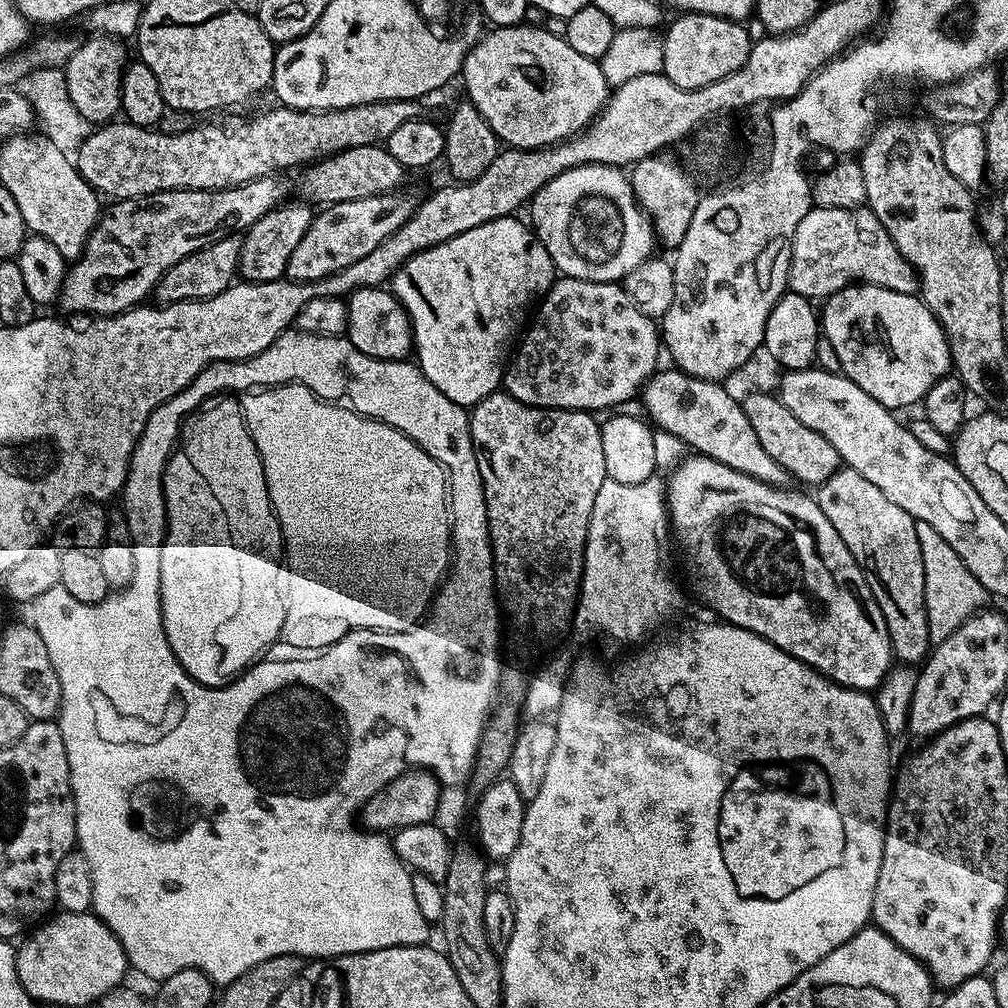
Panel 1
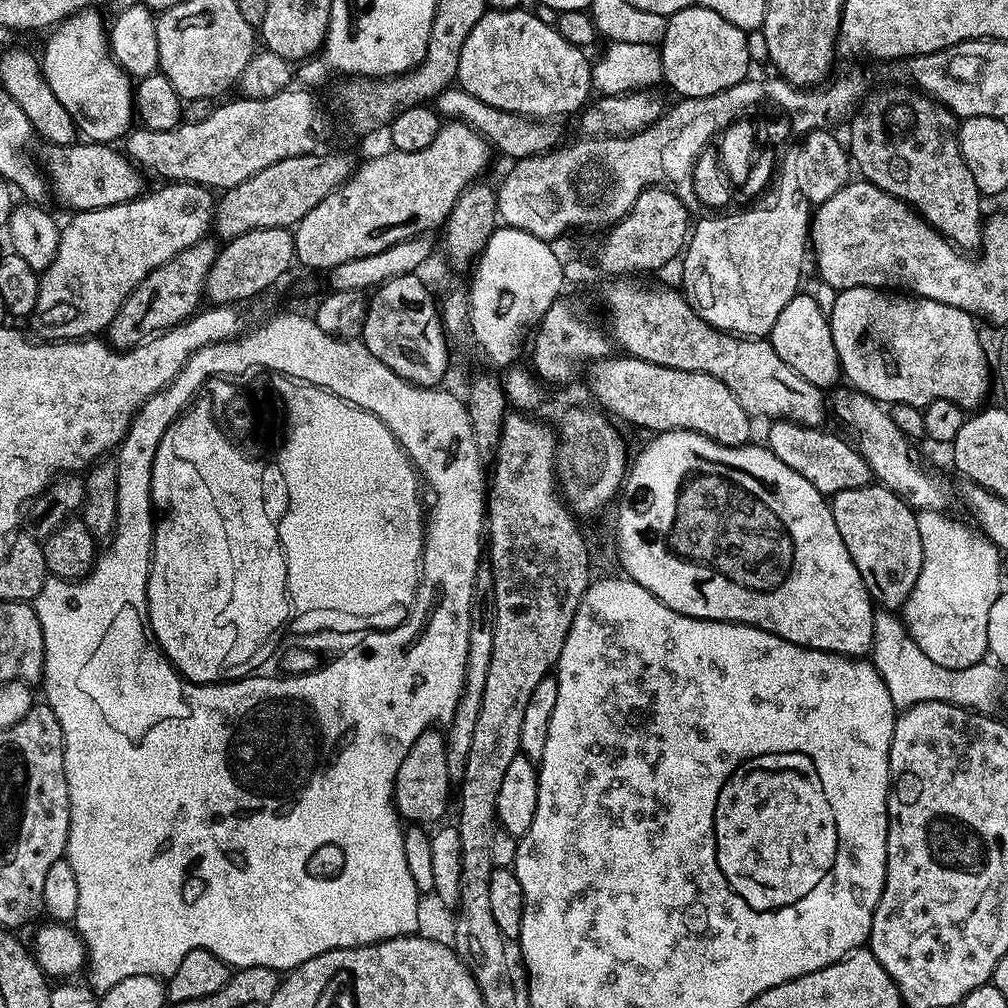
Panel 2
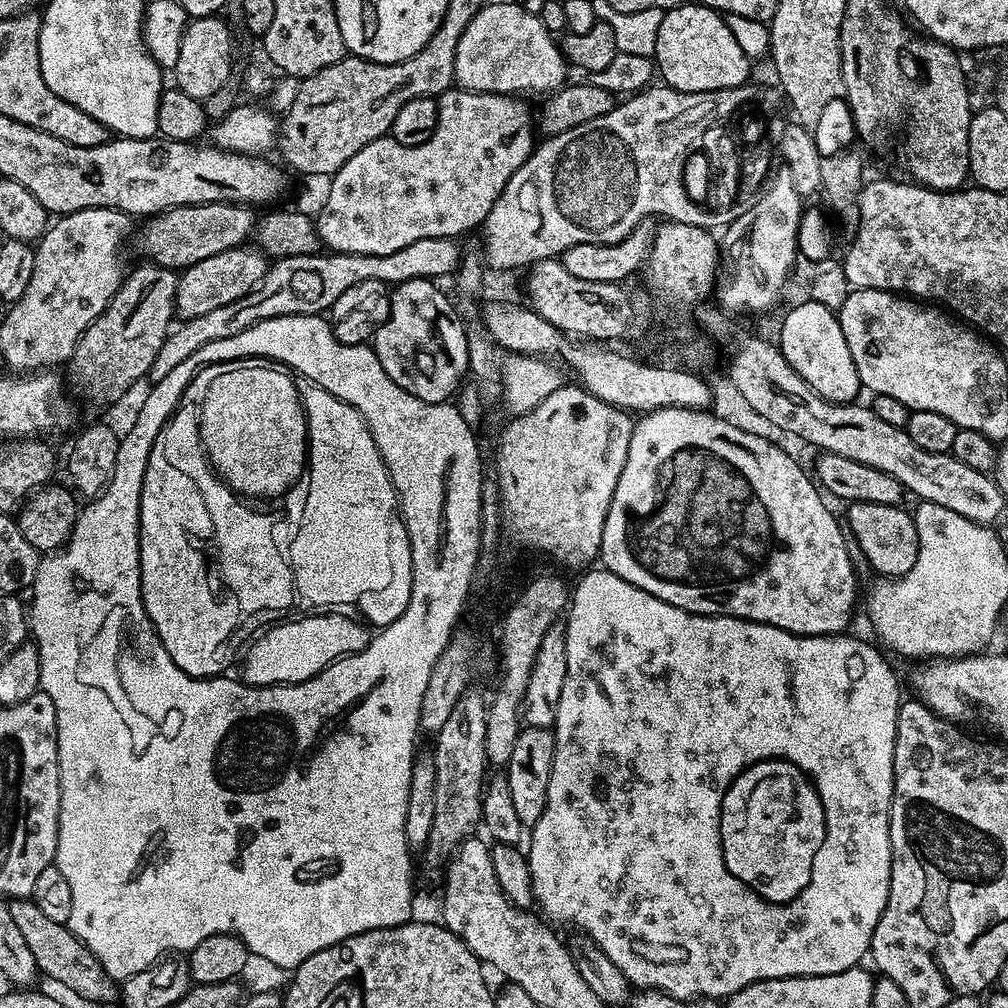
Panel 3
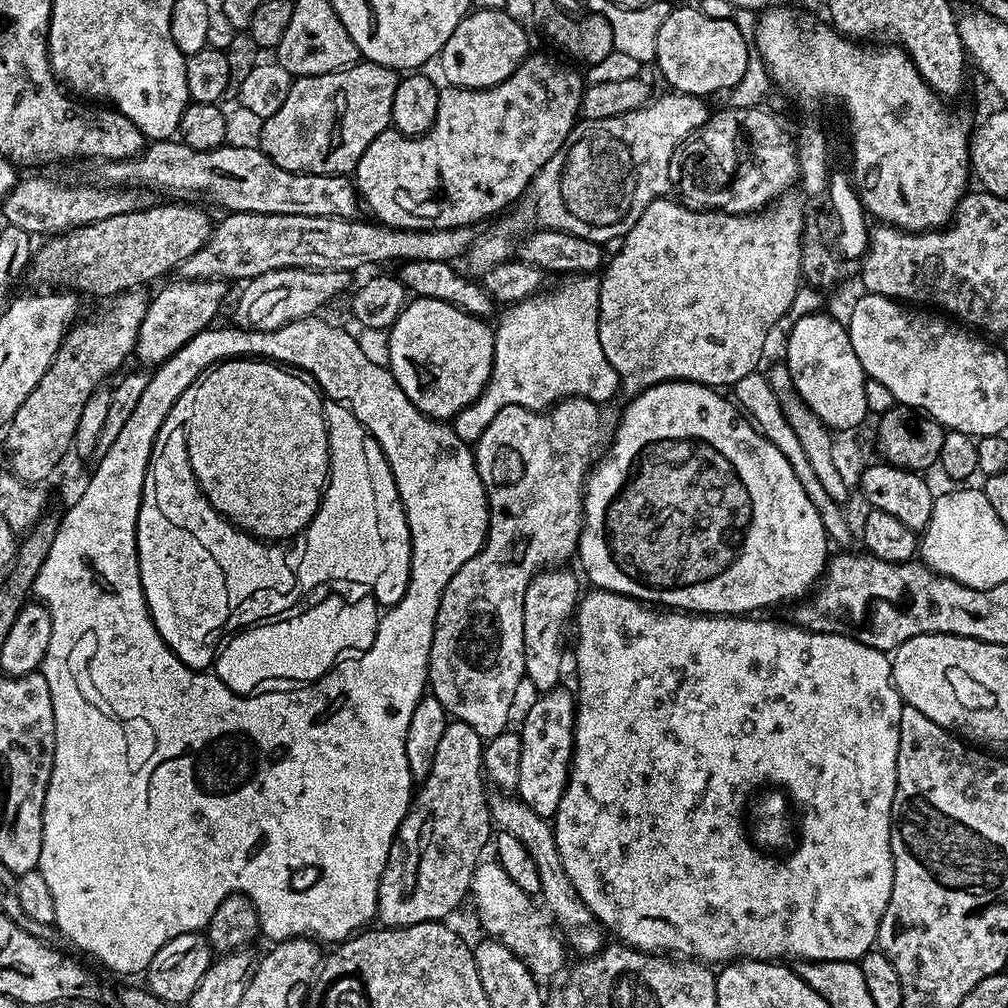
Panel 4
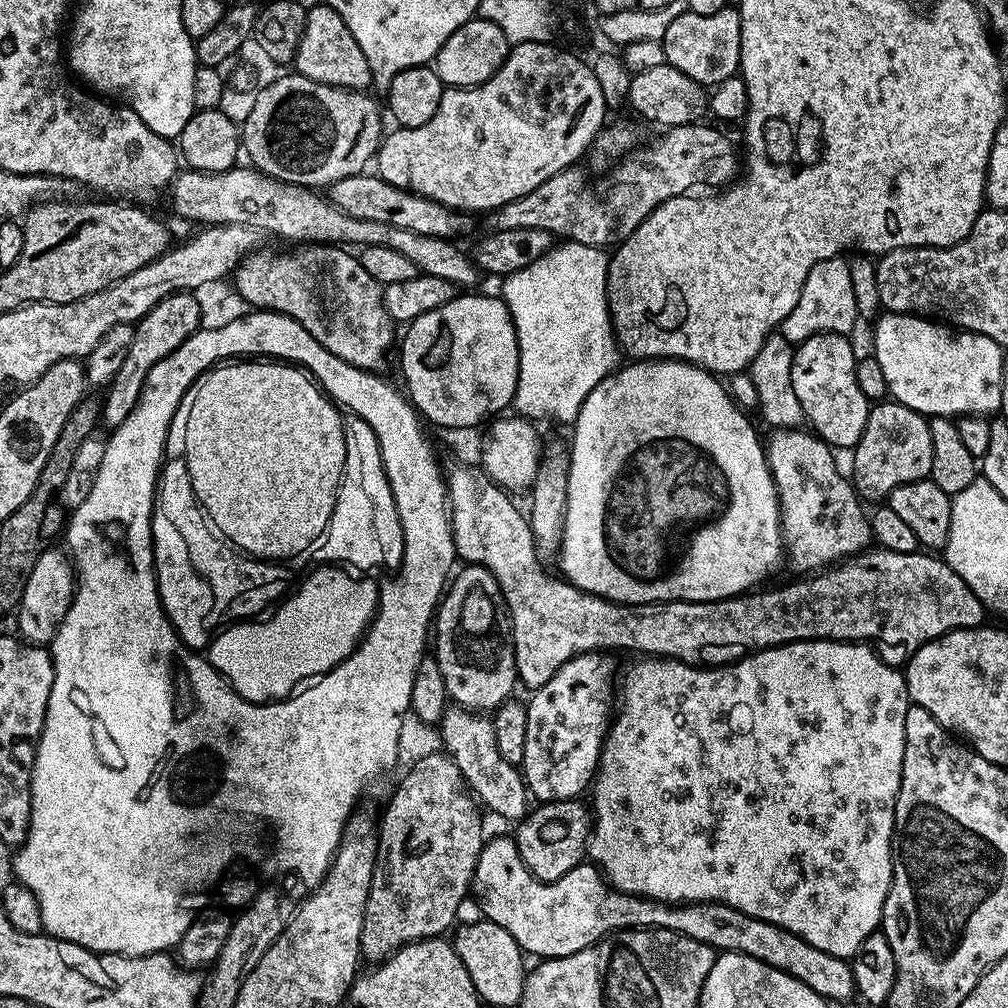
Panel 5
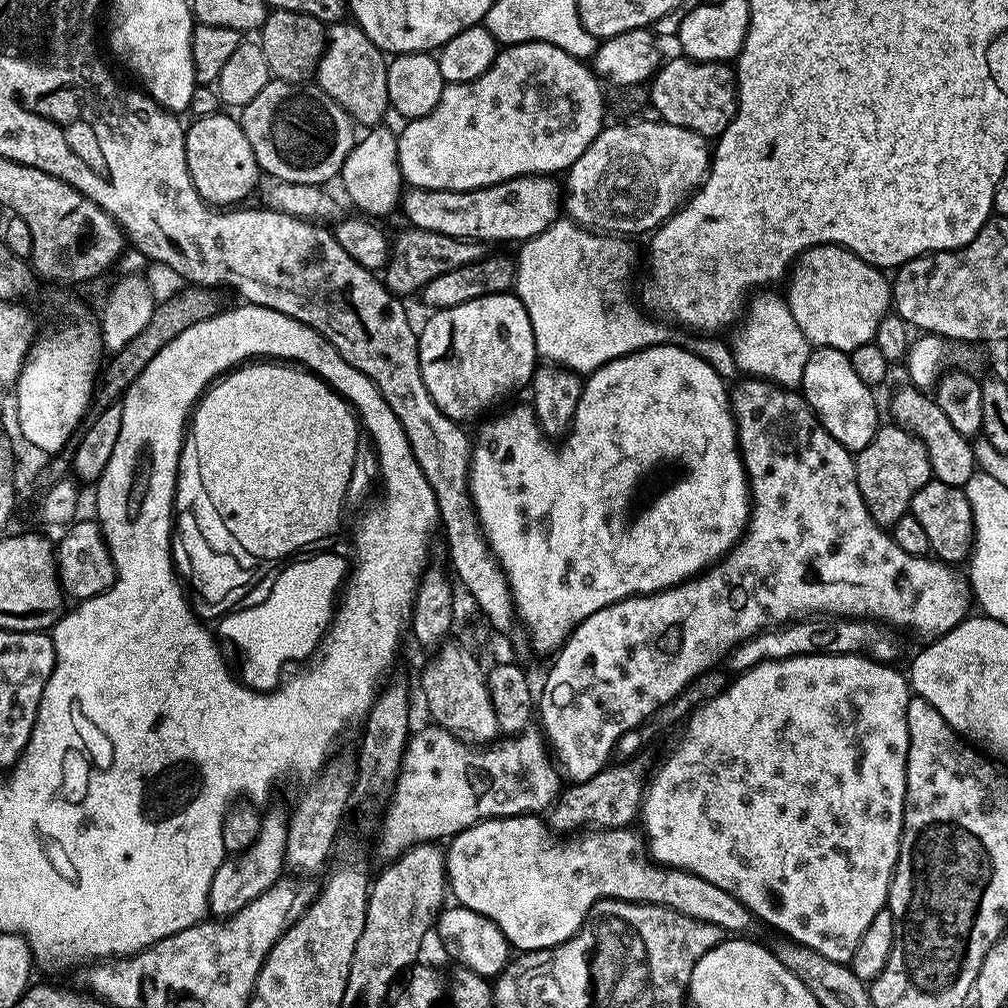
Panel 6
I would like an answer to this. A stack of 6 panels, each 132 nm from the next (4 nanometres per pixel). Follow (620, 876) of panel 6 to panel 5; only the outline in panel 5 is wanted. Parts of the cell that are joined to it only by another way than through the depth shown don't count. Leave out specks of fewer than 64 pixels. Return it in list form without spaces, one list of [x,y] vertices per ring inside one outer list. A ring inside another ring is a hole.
[[[511,835],[496,836],[485,843],[480,851],[480,857],[476,863],[476,873],[472,875],[471,891],[476,892],[476,900],[480,903],[483,919],[493,920],[502,930],[510,930],[514,942],[529,957],[555,958],[569,956],[583,948],[589,948],[591,944],[597,944],[603,936],[607,936],[617,930],[625,928],[665,928],[674,930],[686,938],[694,938],[703,944],[709,944],[720,952],[737,952],[746,954],[750,958],[758,958],[758,962],[766,962],[766,966],[774,966],[810,986],[829,1002],[835,1000],[848,1000],[856,996],[854,986],[854,974],[851,963],[843,956],[826,954],[826,950],[818,950],[818,946],[810,946],[798,934],[790,934],[790,930],[774,926],[765,920],[754,918],[750,914],[742,914],[742,910],[734,910],[725,904],[661,904],[658,900],[647,900],[645,896],[630,896],[623,892],[613,890],[608,881],[604,879],[604,873],[591,862],[581,862],[570,874],[562,874],[554,882],[547,884],[534,874],[522,862],[518,854],[518,846]]]

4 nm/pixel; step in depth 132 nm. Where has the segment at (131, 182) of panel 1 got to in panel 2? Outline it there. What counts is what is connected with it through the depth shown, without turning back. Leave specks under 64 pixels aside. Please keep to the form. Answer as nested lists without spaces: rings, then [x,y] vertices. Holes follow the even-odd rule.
[[[289,86],[273,97],[261,100],[237,98],[229,104],[216,106],[210,118],[197,124],[181,122],[174,130],[150,130],[140,126],[128,133],[122,148],[141,173],[153,172],[164,182],[187,182],[202,184],[209,190],[227,190],[238,186],[238,182],[246,182],[246,178],[258,174],[258,170],[266,170],[266,166],[282,162],[282,158],[317,151],[316,136],[324,132],[324,112],[308,92],[311,91],[304,86]],[[459,86],[447,88],[441,96],[436,97],[434,107],[445,121],[470,126],[483,140],[487,140],[499,155],[501,152],[502,155],[509,156],[509,161],[512,162],[531,156],[543,156],[544,153],[561,147],[565,139],[564,128],[560,125],[563,123],[534,120],[506,110],[498,110],[498,106],[486,106],[482,98],[474,98],[474,94]]]

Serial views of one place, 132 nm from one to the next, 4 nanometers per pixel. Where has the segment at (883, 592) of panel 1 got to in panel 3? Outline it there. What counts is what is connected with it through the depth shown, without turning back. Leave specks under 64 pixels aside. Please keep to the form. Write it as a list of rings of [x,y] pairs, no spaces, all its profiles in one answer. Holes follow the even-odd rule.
[[[878,502],[849,503],[847,508],[850,529],[878,576],[895,578],[907,574],[918,558],[918,530],[913,513],[904,506],[878,506]]]

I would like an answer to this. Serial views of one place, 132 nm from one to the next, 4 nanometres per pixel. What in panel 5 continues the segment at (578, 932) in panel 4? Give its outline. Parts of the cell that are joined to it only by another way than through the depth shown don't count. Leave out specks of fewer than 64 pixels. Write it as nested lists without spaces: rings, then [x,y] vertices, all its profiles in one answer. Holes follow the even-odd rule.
[[[450,706],[445,709],[438,729],[445,751],[458,766],[466,785],[479,803],[486,810],[488,808],[512,820],[511,822],[523,819],[530,808],[530,793],[524,782],[523,773],[502,758],[491,719],[483,713],[472,713],[459,706]]]

